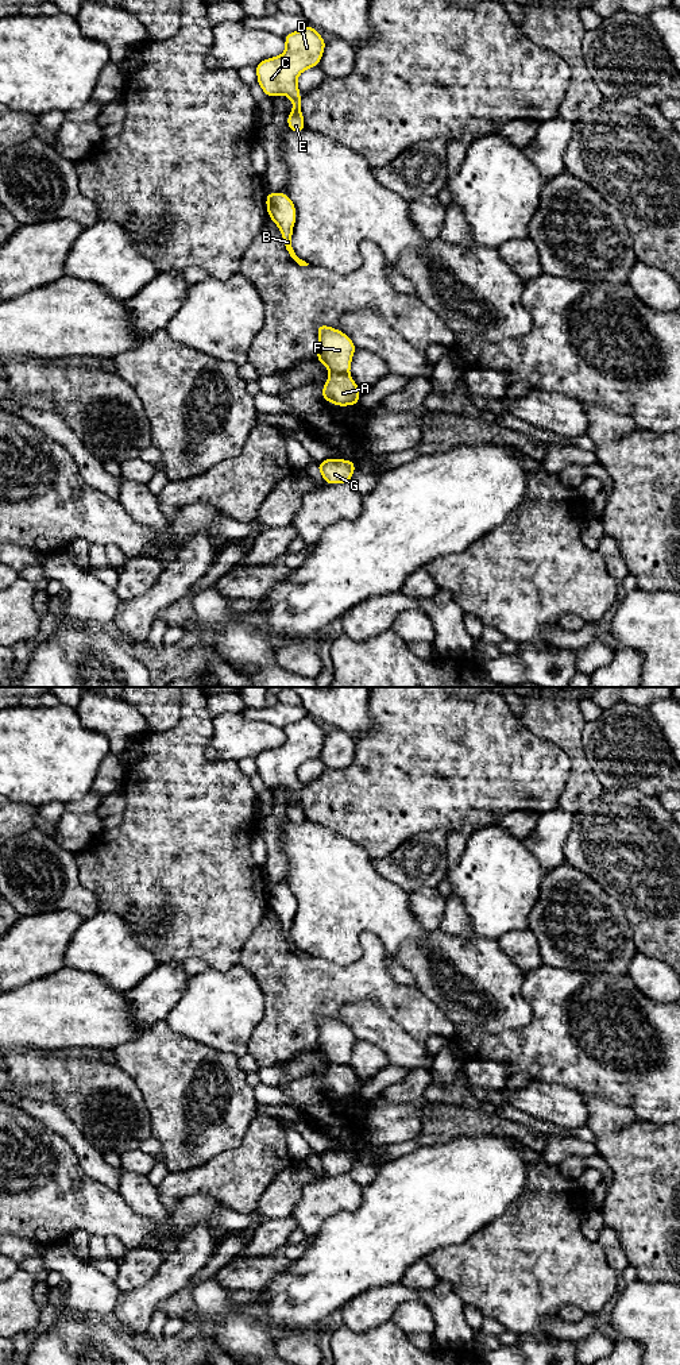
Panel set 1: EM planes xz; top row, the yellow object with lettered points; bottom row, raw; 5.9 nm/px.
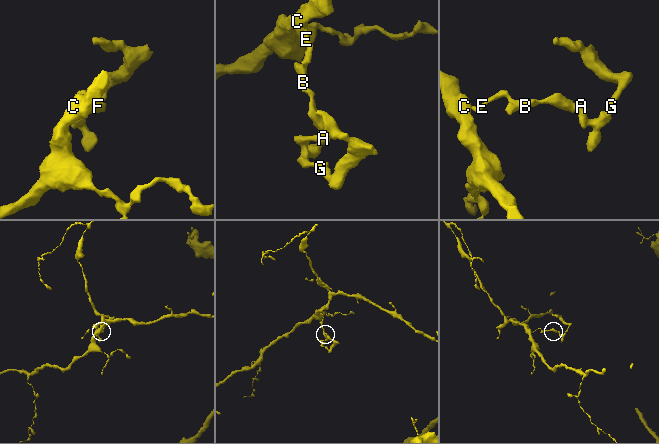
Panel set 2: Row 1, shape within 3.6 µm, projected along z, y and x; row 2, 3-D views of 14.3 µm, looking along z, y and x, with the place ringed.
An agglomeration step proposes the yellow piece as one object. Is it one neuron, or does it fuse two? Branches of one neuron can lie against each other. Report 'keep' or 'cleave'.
cleave

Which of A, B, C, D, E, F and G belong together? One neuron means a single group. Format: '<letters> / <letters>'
A G / B C D E F

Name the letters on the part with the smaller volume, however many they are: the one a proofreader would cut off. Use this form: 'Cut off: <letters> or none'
Cut off: A, G

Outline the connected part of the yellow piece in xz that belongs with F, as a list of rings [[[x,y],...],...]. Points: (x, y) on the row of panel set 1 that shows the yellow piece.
[[[318,324],[318,350],[316,359],[322,363],[331,374],[348,374],[353,352],[356,351],[355,343],[344,332]]]

